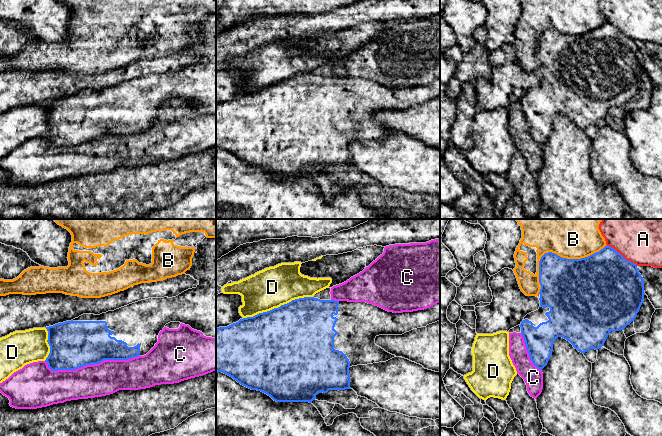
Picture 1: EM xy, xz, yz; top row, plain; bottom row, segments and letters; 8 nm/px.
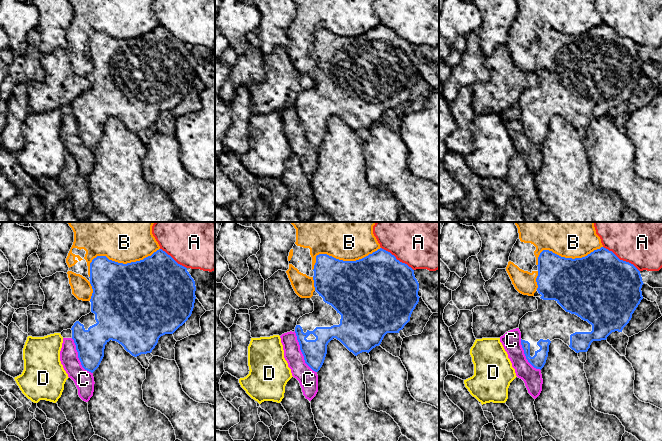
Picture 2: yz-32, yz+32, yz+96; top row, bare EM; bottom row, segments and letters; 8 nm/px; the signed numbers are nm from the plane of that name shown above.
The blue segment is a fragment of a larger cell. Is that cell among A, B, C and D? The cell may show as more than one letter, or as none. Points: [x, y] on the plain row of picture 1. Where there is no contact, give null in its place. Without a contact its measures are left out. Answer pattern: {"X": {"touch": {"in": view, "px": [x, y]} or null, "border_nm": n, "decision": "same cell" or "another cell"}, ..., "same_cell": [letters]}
{"A": {"touch": {"in": "yz", "px": [621, 31]}, "border_nm": 300, "decision": "another cell"}, "B": {"touch": {"in": "yz", "px": [555, 30]}, "border_nm": 650, "decision": "another cell"}, "C": {"touch": {"in": "xy", "px": [91, 140]}, "border_nm": 750, "decision": "another cell"}, "D": {"touch": {"in": "xz", "px": [278, 83]}, "border_nm": 600, "decision": "another cell"}, "same_cell": []}

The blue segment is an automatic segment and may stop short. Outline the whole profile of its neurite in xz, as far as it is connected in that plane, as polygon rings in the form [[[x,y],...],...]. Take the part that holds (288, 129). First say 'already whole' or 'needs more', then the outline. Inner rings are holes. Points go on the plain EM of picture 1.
needs more; [[[299,74],[227,103],[216,104],[216,147],[251,166],[267,170],[276,178],[312,179],[321,168],[351,165],[350,143],[386,138],[396,133],[375,120],[377,112],[402,111],[437,97],[440,97],[440,79],[424,86],[393,89],[366,78]]]

